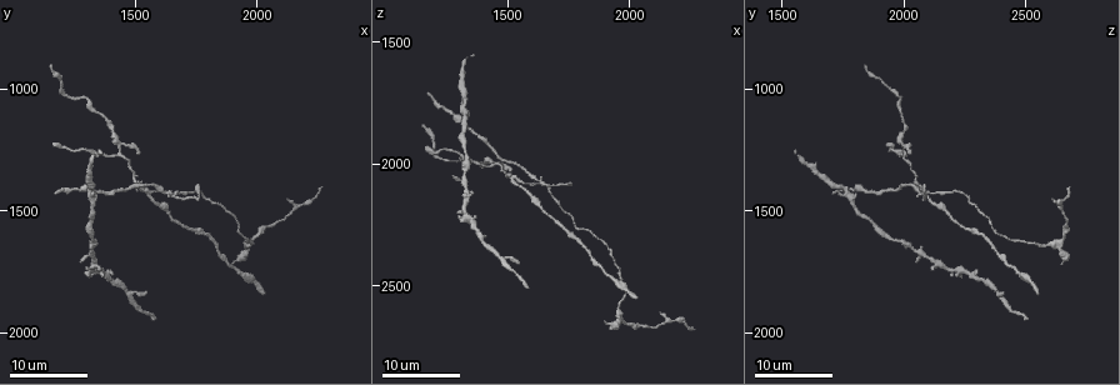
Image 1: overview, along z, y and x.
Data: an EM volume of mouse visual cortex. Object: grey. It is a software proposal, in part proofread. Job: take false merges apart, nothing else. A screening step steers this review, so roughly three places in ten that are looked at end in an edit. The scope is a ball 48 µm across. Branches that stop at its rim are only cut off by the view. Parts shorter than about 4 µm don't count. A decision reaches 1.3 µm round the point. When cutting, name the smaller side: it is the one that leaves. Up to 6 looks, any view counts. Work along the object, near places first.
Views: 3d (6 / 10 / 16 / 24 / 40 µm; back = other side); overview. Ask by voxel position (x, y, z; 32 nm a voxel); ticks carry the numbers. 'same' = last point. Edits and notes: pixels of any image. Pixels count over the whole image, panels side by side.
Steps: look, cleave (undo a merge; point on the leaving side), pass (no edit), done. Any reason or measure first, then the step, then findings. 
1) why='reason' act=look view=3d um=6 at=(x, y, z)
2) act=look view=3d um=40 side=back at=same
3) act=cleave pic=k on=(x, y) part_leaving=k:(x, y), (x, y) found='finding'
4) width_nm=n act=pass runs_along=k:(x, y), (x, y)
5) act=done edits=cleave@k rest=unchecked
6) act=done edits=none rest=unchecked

act=look view=3d um=16 at=(1440, 1260, 2010)

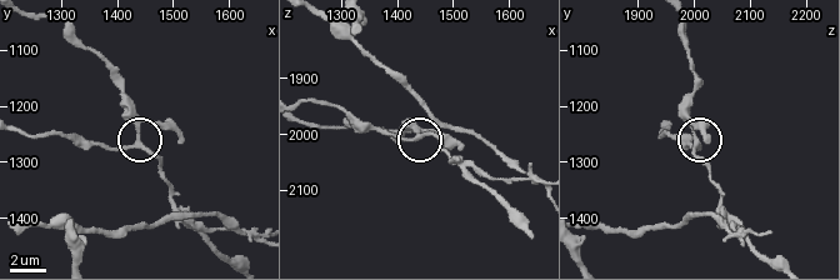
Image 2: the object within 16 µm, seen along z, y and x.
why='zoom in' act=look view=3d um=6 at=(1440, 1265, 2005)

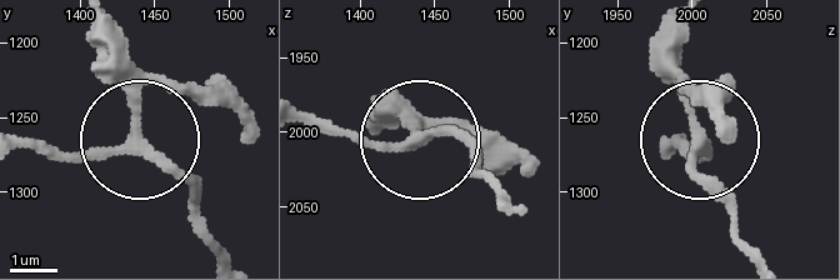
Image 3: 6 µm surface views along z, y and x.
arms=3 act=pass runs_along=3:(223, 251), (190, 191), (143, 148), (39, 156) found='one neuron here'

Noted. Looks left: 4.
why='three-way junction' act=look view=3d um=16 at=(1620, 1420, 2080)

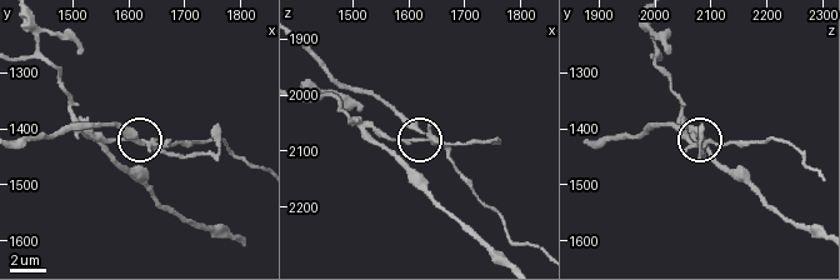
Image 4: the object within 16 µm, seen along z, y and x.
act=look view=3d um=6 at=(1630, 1420, 2075)

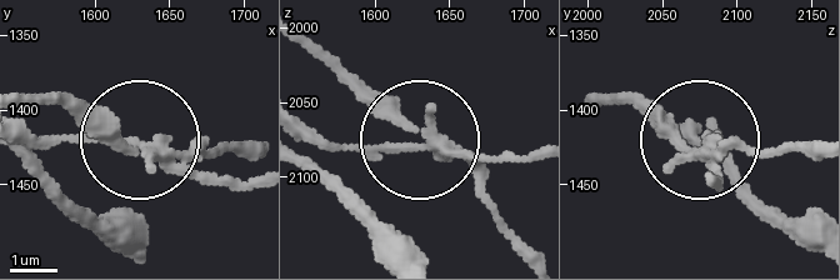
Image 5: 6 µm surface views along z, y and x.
width_nm=230 act=cleave pic=5 on=(100, 143) part_leaving=5:(174, 151), (241, 151) found='a second neuron is stuck on'

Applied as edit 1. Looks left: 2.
act=done edits=cleave@5 rest=unchecked

